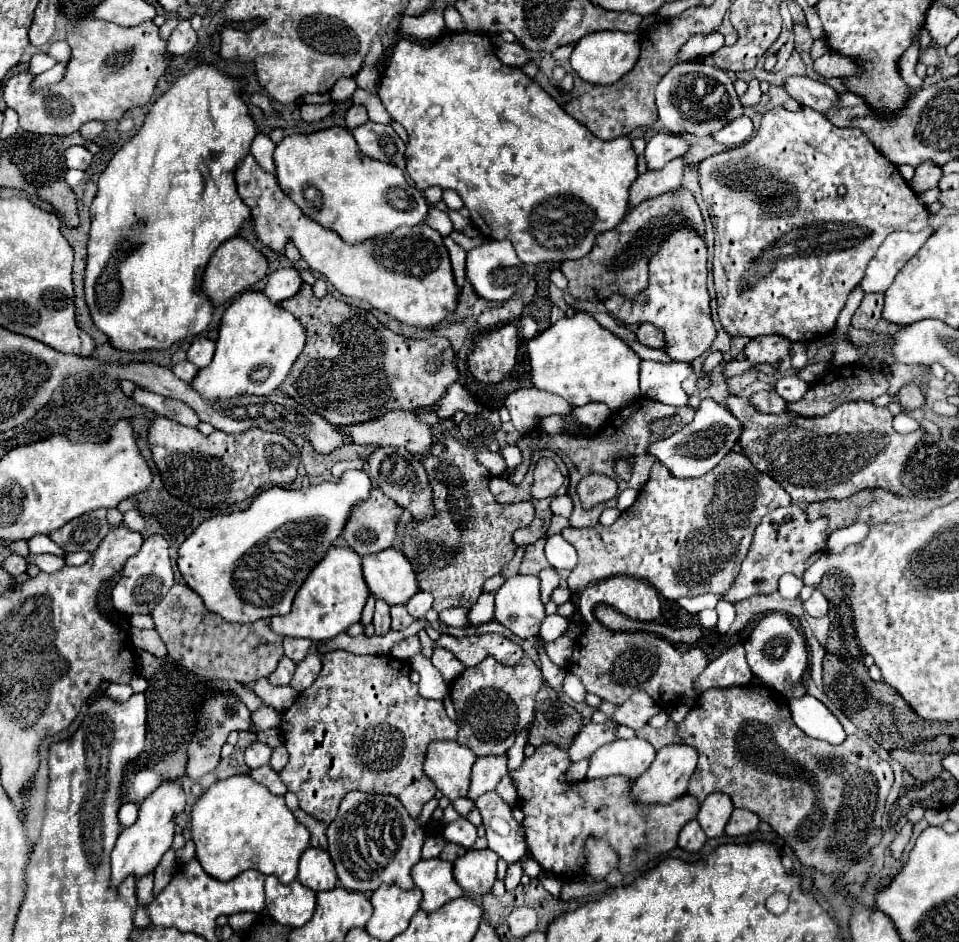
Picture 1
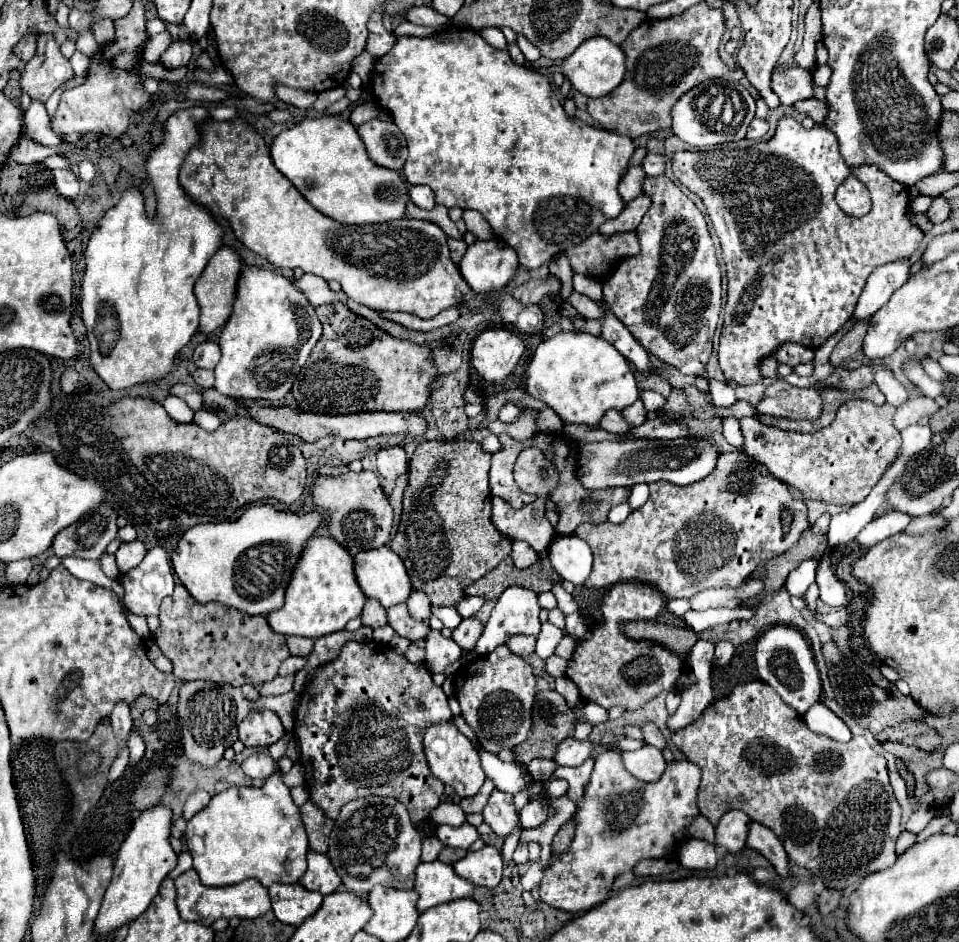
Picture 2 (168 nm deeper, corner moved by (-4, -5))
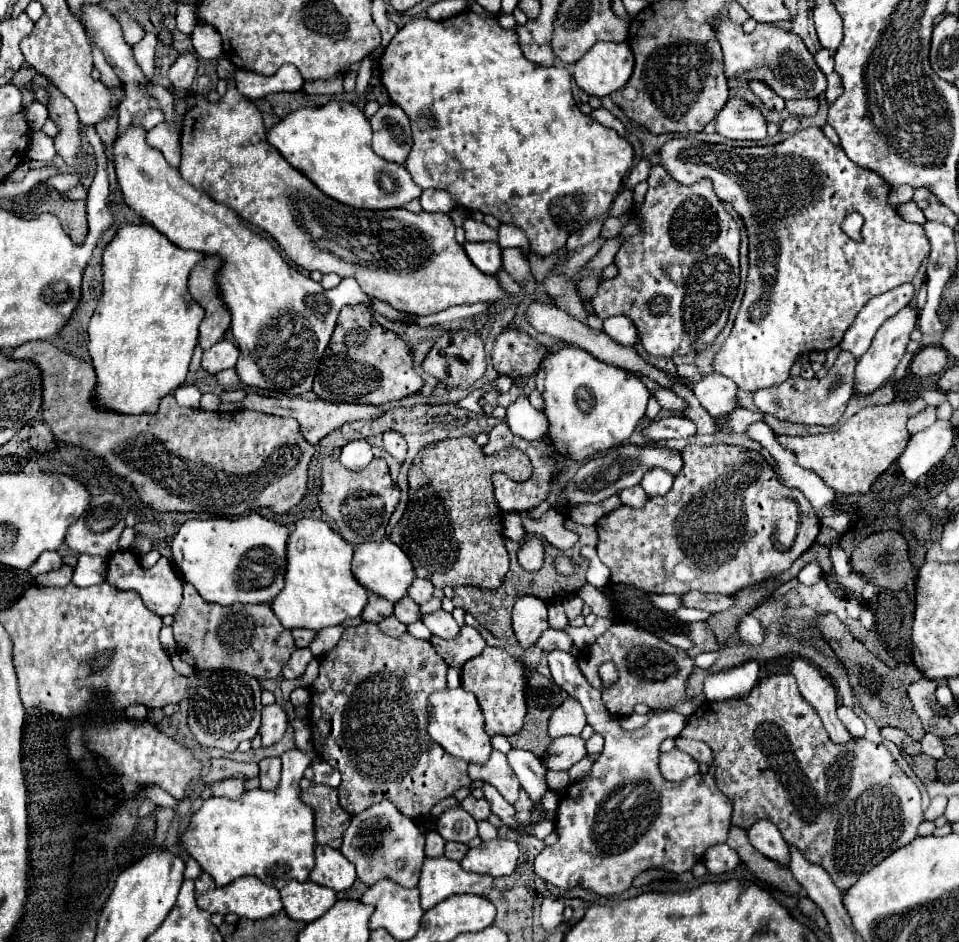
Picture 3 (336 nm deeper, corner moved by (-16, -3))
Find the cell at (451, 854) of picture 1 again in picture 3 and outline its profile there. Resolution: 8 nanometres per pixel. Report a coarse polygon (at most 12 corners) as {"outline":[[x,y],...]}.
{"outline":[[446,843],[444,857],[462,861],[468,853],[464,843]]}

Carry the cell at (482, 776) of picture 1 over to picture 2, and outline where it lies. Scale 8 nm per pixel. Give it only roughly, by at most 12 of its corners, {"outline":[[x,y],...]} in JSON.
{"outline":[[490,779],[482,785],[476,797],[460,799],[460,809],[482,813],[494,783]]}

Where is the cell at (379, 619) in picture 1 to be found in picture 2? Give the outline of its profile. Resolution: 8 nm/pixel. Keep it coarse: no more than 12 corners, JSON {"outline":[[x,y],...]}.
{"outline":[[366,599],[364,627],[384,627],[386,609],[376,599]]}

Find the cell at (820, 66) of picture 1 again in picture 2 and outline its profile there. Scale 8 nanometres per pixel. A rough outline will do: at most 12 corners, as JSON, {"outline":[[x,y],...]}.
{"outline":[[828,65],[814,69],[814,83],[826,87],[832,75]]}

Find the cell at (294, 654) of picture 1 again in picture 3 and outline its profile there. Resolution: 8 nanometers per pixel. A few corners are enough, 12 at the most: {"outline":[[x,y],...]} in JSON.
{"outline":[[294,629],[294,641],[298,647],[310,647],[316,633],[308,629]]}

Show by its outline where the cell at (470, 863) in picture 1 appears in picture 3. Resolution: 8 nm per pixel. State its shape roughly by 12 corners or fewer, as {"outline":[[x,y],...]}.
{"outline":[[508,839],[470,849],[462,867],[472,873],[506,877],[518,861]]}

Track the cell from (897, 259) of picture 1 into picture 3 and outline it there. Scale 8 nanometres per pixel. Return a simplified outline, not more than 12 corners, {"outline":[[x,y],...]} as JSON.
{"outline":[[906,283],[876,295],[858,313],[840,349],[860,359],[884,319],[914,297]]}

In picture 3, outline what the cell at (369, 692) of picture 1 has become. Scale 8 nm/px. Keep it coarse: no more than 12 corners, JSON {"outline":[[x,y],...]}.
{"outline":[[350,627],[310,687],[340,807],[406,817],[470,787],[428,737],[430,641]]}

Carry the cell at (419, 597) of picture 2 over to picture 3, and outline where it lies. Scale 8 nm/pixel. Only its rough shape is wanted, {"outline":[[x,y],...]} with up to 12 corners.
{"outline":[[416,579],[408,589],[418,605],[434,597],[430,581]]}

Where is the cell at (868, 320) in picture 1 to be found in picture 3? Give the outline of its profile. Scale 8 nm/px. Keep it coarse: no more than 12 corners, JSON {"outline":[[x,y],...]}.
{"outline":[[840,351],[824,379],[790,377],[754,403],[782,421],[832,427],[854,393]]}

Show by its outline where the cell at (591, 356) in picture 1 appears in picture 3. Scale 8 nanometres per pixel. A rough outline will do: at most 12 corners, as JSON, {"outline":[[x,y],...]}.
{"outline":[[574,345],[542,359],[556,451],[584,461],[644,417],[640,377]]}

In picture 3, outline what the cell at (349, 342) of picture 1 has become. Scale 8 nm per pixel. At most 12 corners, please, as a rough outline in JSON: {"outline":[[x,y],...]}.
{"outline":[[364,305],[340,311],[312,391],[386,405],[424,381]]}

